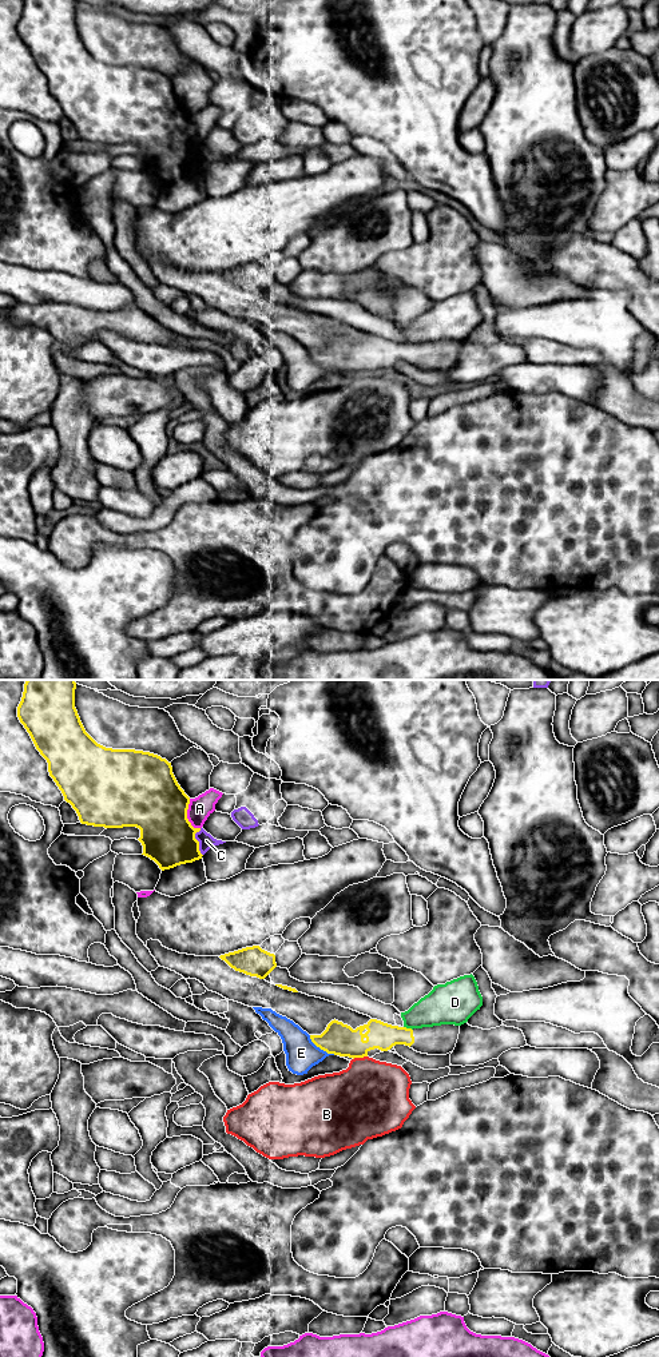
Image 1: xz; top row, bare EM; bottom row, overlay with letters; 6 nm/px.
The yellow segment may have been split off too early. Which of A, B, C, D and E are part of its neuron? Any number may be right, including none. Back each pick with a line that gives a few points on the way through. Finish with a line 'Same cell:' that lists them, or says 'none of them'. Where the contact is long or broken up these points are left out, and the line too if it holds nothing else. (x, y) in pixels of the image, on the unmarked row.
Same cell: none of them

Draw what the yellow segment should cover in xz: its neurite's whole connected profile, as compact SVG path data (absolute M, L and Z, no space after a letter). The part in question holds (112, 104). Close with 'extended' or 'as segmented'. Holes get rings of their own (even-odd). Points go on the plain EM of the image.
M24 0L23 13L17 23L17 33L20 39L24 41L24 44L27 45L27 48L29 49L36 65L47 76L49 92L53 95L53 98L61 107L64 116L70 119L72 124L76 127L80 139L87 142L94 142L94 143L104 143L104 144L123 144L123 143L139 144L140 154L138 156L143 162L142 171L154 176L162 187L202 175L203 171L199 167L199 158L195 155L195 150L199 148L201 144L194 144L187 135L190 114L184 110L184 107L178 100L172 89L171 79L150 68L135 67L135 65L112 65L112 64L106 64L98 60L86 48L80 37L80 33L75 24L75 5L76 5L76 0Z; as segmented

